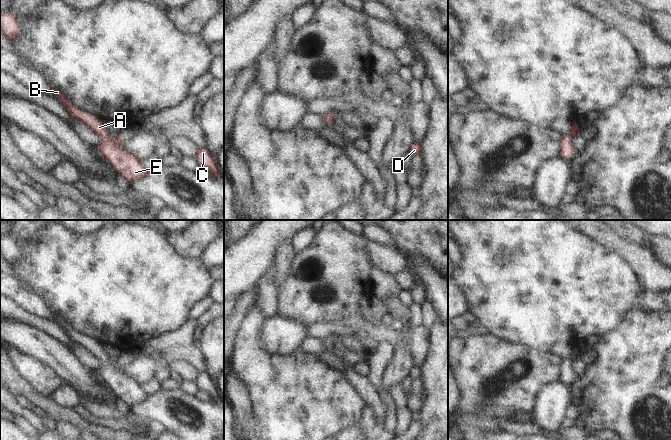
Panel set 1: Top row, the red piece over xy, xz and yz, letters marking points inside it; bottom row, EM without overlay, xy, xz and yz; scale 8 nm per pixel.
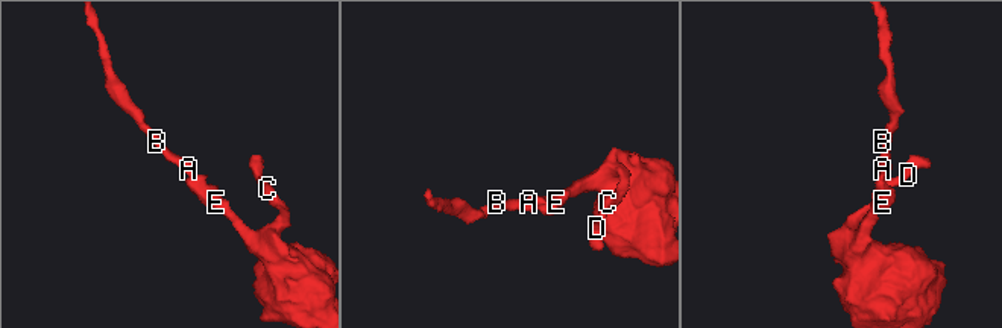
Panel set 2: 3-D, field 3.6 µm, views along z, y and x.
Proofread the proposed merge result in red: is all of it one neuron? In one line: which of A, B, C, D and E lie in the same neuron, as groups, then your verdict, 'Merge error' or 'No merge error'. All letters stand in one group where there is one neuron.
Groups: A B C D E. No merge error

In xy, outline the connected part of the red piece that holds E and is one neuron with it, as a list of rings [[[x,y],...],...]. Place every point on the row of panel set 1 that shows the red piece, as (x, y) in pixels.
[[[50,83],[50,85],[71,117],[83,122],[102,138],[97,148],[103,158],[114,167],[121,177],[125,178],[130,184],[133,184],[149,174],[142,164],[142,160],[136,154],[125,149],[124,141],[126,138],[124,136],[110,136],[103,120],[76,107],[54,84]]]

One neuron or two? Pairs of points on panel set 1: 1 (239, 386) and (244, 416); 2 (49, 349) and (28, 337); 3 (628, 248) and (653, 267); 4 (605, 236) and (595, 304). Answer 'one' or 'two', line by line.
1: one
2: one
3: one
4: two

